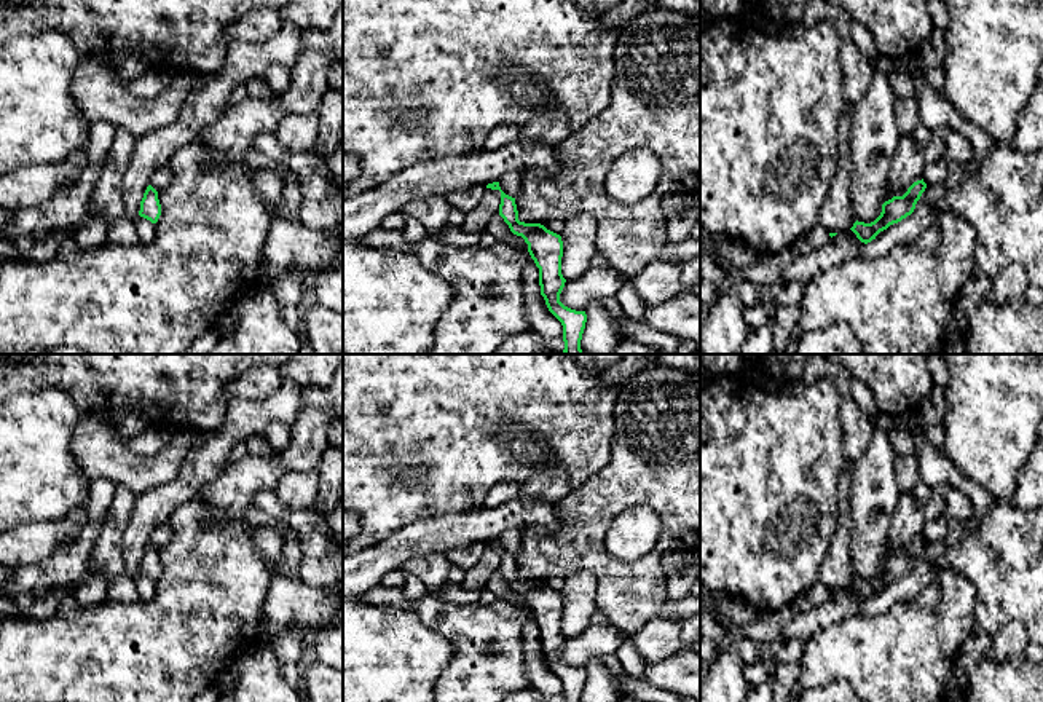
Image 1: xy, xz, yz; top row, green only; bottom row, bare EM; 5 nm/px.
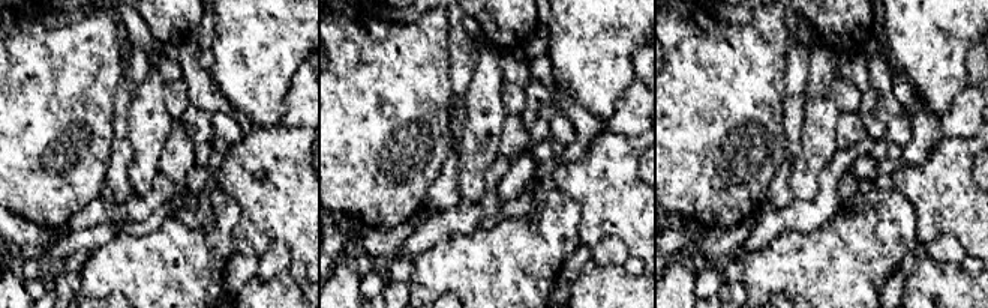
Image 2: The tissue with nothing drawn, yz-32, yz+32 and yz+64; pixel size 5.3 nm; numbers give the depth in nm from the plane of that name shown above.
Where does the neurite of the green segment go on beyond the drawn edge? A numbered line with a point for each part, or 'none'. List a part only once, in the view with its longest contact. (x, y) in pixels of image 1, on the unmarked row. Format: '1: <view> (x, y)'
none

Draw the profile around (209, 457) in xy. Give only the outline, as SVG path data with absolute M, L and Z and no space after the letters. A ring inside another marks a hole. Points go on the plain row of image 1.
M284 380L279 391L265 400L233 399L222 428L212 432L198 431L196 445L185 458L179 475L171 483L137 496L121 538L124 573L129 578L139 574L140 558L155 528L220 475L236 442L263 434L271 423L293 428L301 410L301 389L303 385Z

